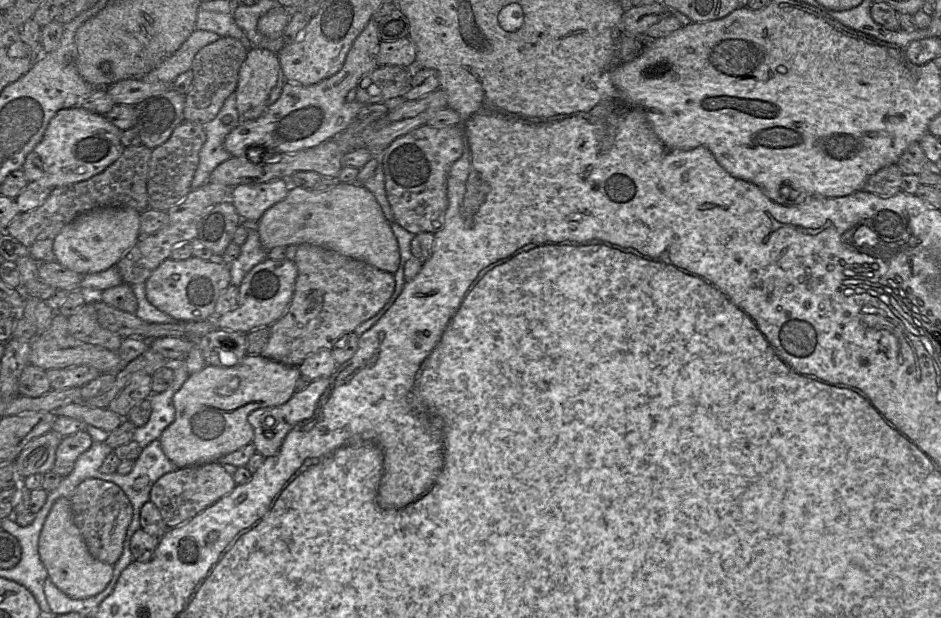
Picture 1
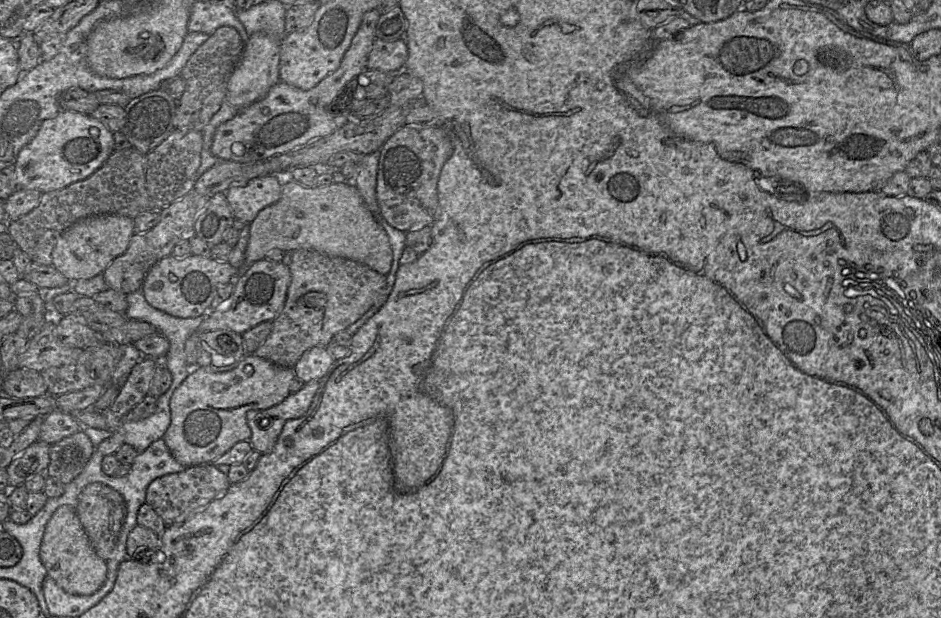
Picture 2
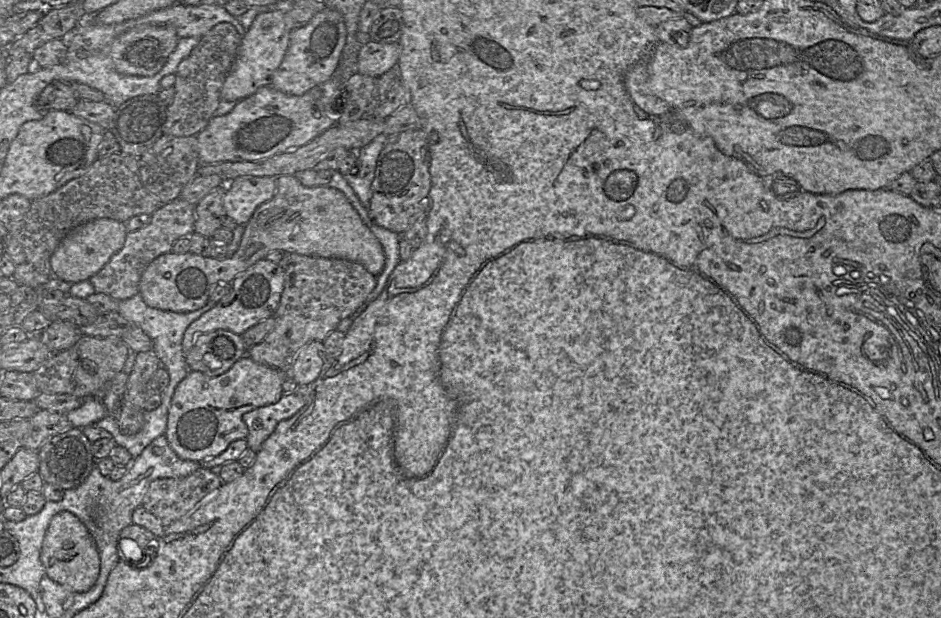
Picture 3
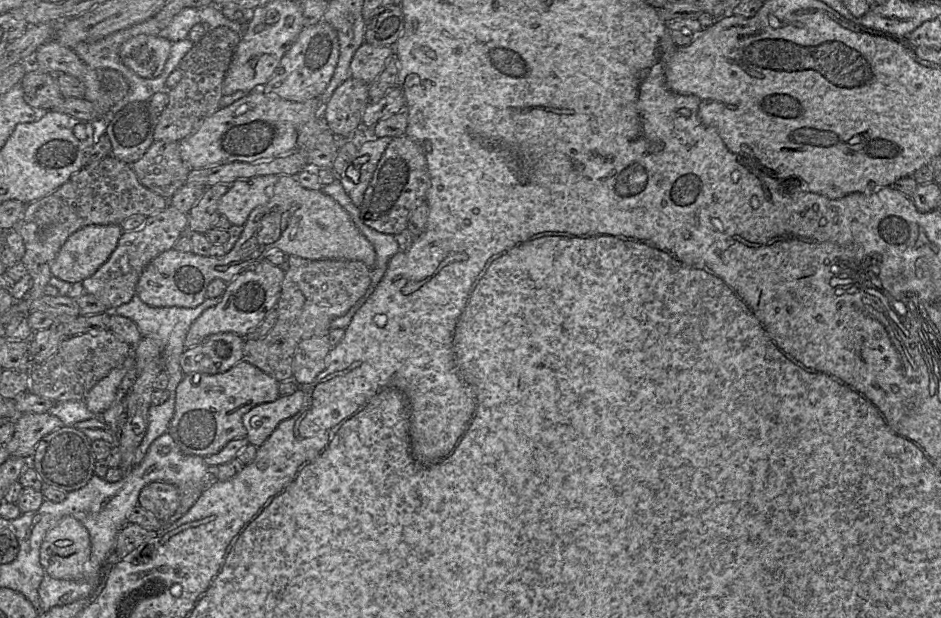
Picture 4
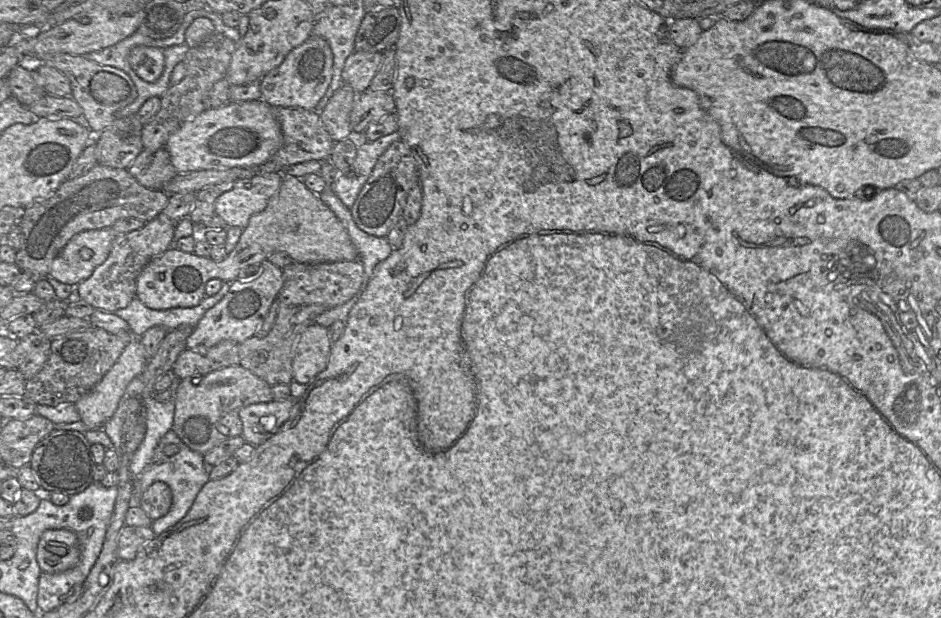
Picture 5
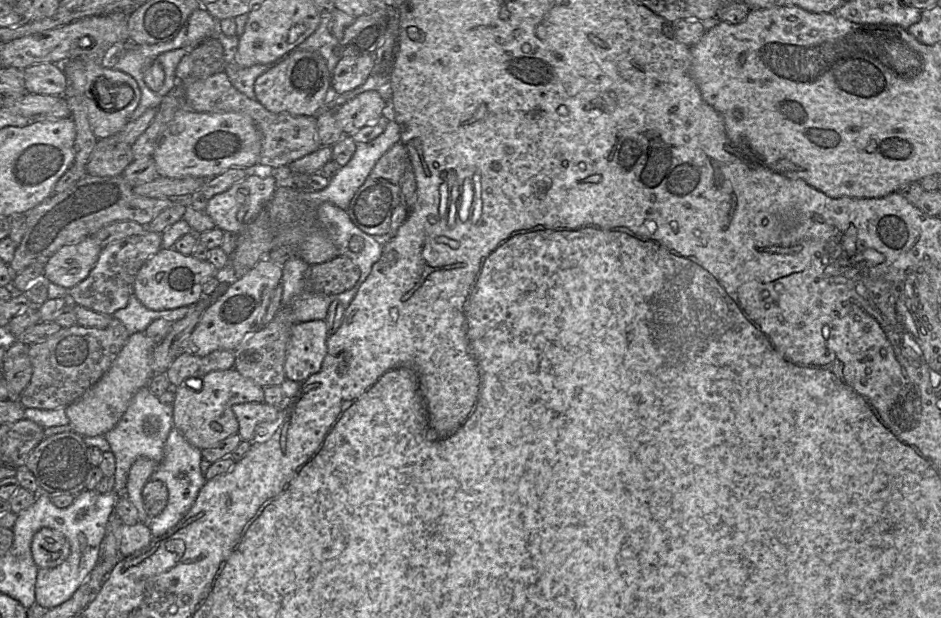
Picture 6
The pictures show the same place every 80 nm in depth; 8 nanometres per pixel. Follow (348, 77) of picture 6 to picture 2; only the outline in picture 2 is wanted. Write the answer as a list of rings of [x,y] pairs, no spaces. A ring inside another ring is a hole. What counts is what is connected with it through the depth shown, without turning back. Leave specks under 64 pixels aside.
[[[375,39],[368,54],[366,69],[399,73],[404,68],[407,56],[404,39],[390,42]]]

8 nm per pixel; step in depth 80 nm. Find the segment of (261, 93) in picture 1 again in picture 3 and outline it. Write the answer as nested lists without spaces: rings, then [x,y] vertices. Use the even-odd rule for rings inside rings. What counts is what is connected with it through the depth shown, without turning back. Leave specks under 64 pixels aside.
[[[285,6],[261,12],[245,30],[237,57],[223,83],[221,99],[240,101],[254,94],[260,87],[270,85],[275,71],[287,52],[292,31],[286,26],[284,14]]]

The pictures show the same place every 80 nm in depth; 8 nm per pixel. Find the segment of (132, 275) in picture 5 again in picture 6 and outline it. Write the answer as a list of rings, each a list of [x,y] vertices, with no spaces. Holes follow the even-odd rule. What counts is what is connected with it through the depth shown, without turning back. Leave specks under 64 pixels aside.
[[[145,230],[143,234],[128,236],[109,243],[102,248],[88,276],[68,289],[68,294],[72,296],[77,305],[112,316],[115,311],[127,305],[134,290],[137,272],[147,259],[163,249],[161,241],[162,232]]]

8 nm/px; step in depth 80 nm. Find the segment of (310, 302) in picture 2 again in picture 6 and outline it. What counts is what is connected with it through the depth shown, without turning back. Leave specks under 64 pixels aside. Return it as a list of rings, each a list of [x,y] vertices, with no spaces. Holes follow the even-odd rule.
[[[345,256],[309,266],[305,292],[336,295],[351,289],[360,277],[359,268]],[[283,306],[276,313],[274,319],[268,324],[263,324],[247,335],[233,350],[236,369],[242,376],[250,378],[261,387],[270,385],[281,386],[286,379],[284,362],[286,349],[294,321],[294,314],[290,307]]]

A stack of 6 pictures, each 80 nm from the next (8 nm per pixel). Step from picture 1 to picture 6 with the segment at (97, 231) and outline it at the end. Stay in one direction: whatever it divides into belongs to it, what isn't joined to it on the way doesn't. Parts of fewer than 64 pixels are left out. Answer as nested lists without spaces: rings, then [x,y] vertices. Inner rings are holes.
[[[93,236],[65,245],[45,263],[43,277],[51,283],[70,289],[88,276],[101,250]]]

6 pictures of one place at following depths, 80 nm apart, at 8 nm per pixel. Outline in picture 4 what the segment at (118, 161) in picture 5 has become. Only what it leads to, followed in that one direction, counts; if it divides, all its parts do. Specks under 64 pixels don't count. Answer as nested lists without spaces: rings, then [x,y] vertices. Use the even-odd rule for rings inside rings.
[[[149,100],[136,101],[118,110],[107,124],[100,123],[102,132],[109,137],[111,142],[110,155],[128,164],[138,160],[154,141],[153,134],[158,116],[150,107]]]

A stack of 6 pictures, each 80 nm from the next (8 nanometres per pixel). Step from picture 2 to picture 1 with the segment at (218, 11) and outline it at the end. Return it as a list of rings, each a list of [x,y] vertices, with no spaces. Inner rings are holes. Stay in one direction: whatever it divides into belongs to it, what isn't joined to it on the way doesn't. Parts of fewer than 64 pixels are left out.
[[[199,7],[195,22],[195,29],[207,30],[220,36],[230,36],[241,41],[244,47],[252,48],[245,32],[235,23],[231,13],[207,11]]]

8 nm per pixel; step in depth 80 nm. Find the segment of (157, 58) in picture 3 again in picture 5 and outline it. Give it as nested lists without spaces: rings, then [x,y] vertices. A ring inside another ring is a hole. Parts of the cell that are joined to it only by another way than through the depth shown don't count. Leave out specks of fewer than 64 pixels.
[[[136,46],[130,51],[129,63],[141,79],[155,82],[164,70],[164,50],[158,47]]]

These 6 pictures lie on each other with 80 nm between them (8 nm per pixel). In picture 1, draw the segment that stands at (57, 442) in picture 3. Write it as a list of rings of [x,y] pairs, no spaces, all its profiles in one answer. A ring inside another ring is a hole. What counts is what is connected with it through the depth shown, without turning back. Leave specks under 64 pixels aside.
[[[86,429],[63,437],[56,449],[55,463],[51,470],[62,477],[68,476],[72,472],[77,458],[87,451],[92,444],[92,437]]]

